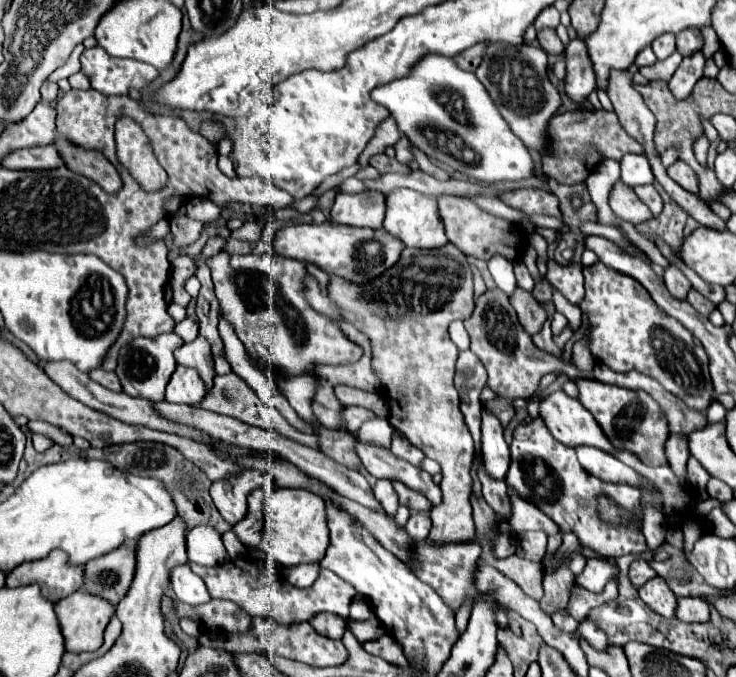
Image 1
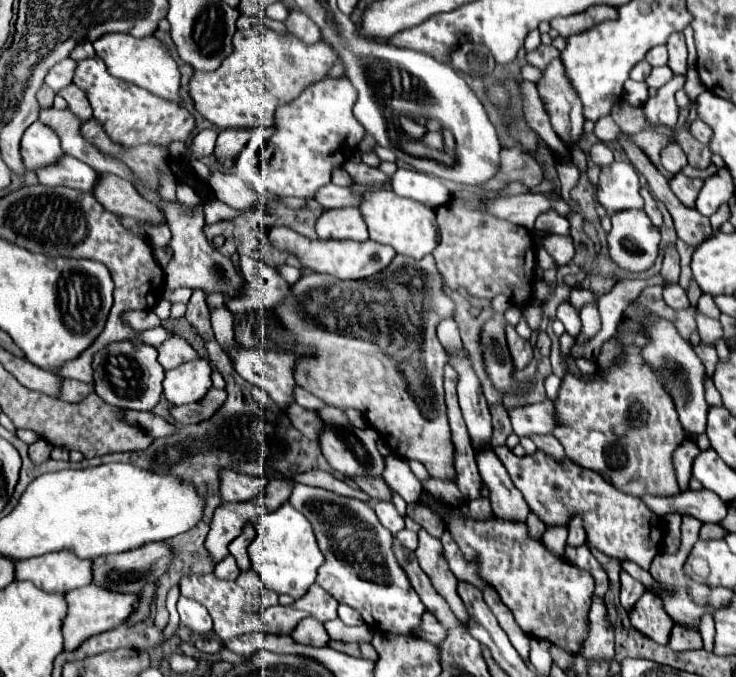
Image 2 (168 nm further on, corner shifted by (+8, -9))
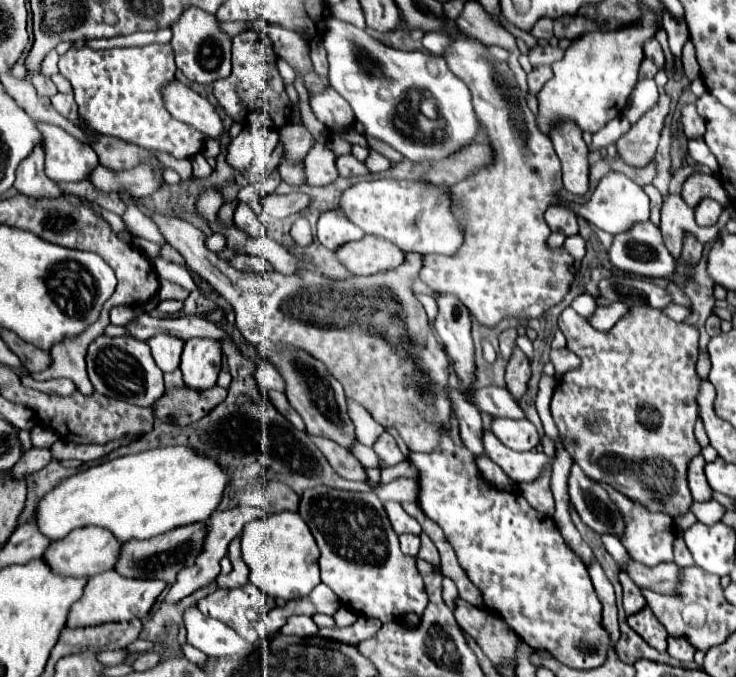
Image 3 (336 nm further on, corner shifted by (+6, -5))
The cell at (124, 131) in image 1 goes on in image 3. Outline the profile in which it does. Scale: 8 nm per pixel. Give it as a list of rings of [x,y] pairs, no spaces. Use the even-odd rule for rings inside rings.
[[[169,43],[113,47],[103,51],[89,47],[69,49],[59,61],[59,71],[73,85],[73,95],[81,117],[101,135],[121,137],[145,149],[165,151],[177,159],[189,159],[201,151],[205,135],[171,117],[161,99],[161,87],[175,77],[173,49]]]

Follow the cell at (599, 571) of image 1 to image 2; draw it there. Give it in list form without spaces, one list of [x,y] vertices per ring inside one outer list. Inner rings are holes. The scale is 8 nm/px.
[[[421,495],[419,505],[441,517],[463,557],[477,563],[479,577],[499,593],[501,601],[515,615],[517,625],[527,635],[545,639],[571,655],[581,653],[587,639],[587,635],[583,635],[583,605],[591,605],[595,589],[595,581],[589,571],[583,571],[567,559],[549,553],[539,539],[529,535],[525,521],[507,521],[499,517],[475,521],[451,517],[445,503],[429,495]]]

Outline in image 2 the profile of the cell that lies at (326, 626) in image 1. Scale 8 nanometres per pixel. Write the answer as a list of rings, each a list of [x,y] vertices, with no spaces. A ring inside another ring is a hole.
[[[303,619],[291,631],[291,637],[301,645],[311,645],[311,647],[325,647],[329,641],[329,635],[327,635],[323,623],[317,619]]]

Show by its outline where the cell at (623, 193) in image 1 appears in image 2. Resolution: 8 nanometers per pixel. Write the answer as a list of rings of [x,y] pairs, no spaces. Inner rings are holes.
[[[621,211],[621,215],[615,215],[611,219],[611,223],[613,223],[613,229],[607,235],[611,259],[629,273],[641,273],[651,269],[655,265],[655,259],[659,257],[661,235],[659,235],[659,229],[653,227],[649,217],[643,211]]]

